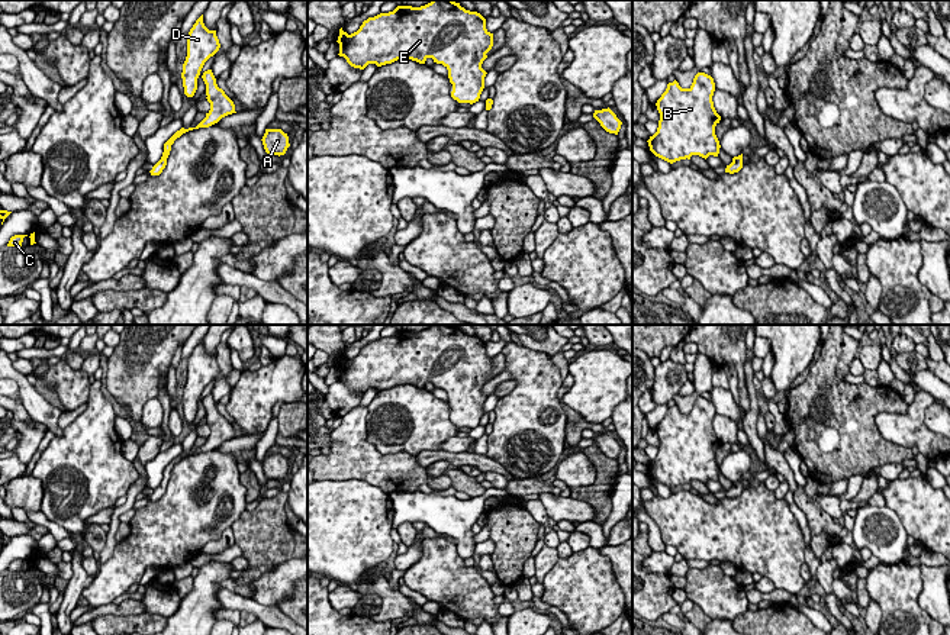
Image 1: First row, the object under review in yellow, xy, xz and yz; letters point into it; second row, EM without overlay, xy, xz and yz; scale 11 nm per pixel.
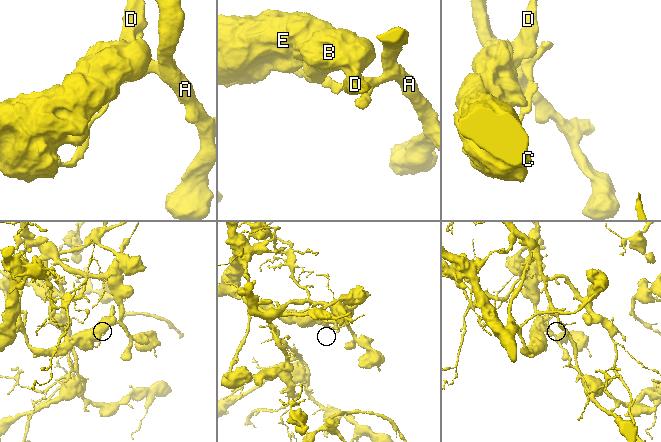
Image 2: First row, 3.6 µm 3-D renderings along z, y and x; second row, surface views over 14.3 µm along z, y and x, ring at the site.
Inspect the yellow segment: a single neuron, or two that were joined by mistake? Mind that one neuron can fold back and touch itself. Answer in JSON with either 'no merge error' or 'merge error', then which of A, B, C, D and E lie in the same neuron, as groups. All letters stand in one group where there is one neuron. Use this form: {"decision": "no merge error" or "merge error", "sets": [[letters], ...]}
{"decision": "merge error", "sets": [["A"], ["B", "C", "D", "E"]]}

